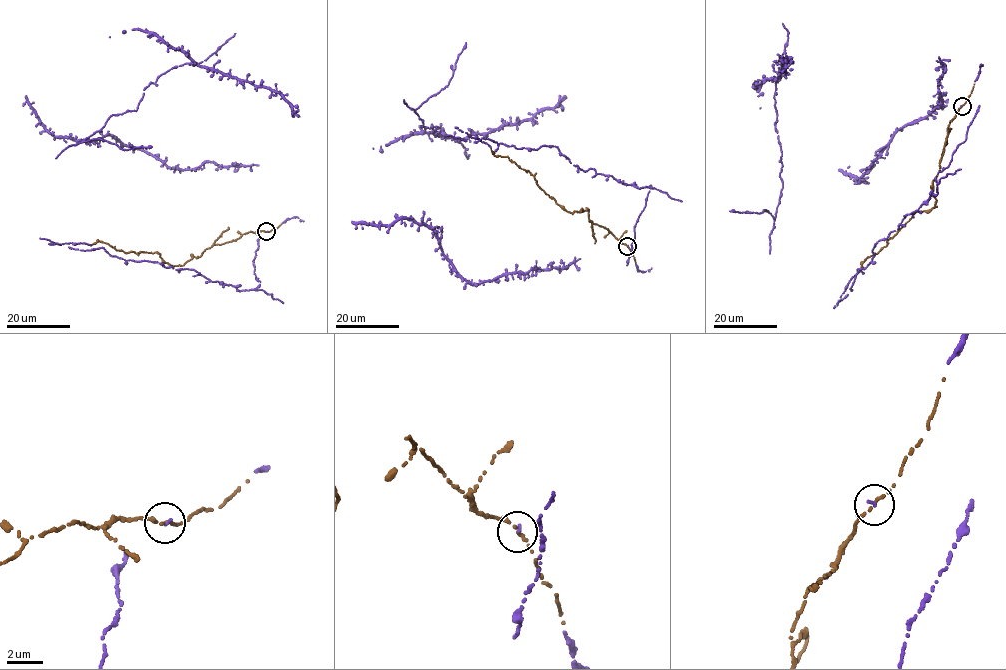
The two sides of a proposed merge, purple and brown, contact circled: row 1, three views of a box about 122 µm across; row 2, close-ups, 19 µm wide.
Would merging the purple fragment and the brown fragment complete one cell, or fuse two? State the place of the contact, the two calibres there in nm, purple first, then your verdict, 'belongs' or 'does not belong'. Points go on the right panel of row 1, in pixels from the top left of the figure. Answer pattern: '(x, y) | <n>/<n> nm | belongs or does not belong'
(962, 106) | 130/160 nm | belongs

